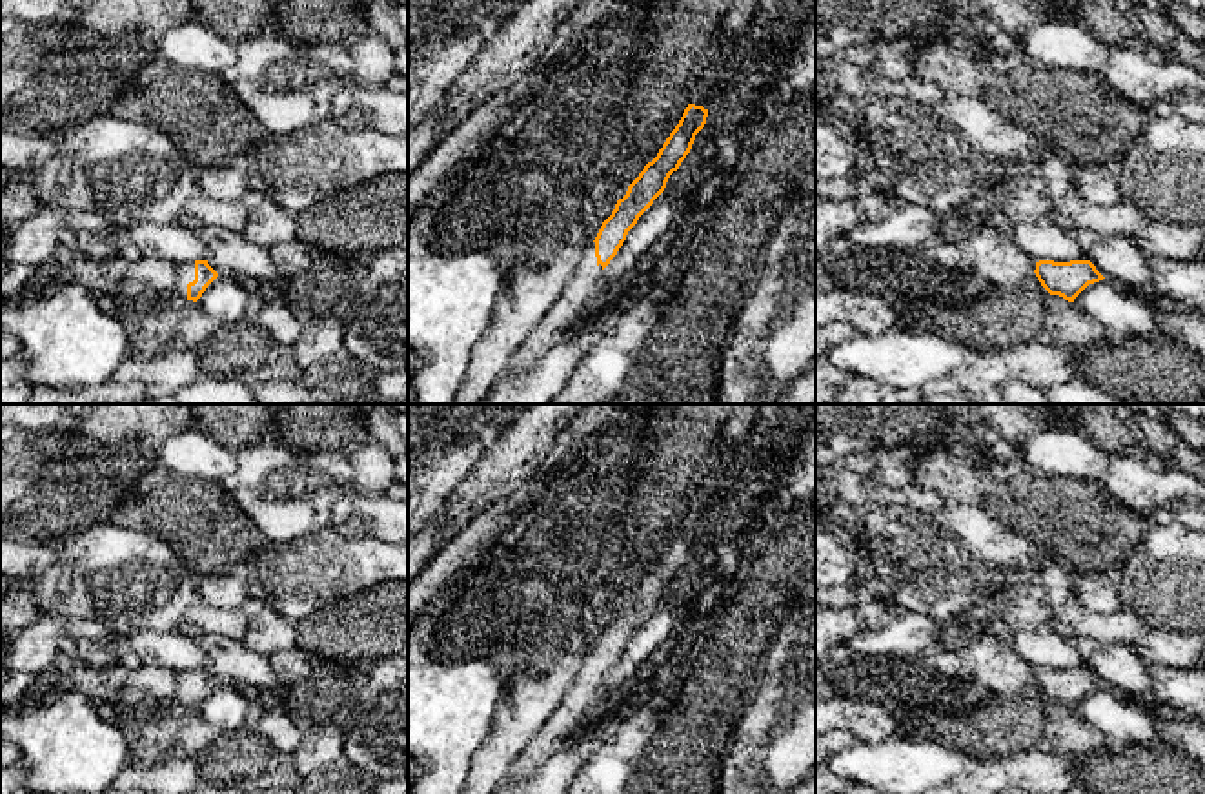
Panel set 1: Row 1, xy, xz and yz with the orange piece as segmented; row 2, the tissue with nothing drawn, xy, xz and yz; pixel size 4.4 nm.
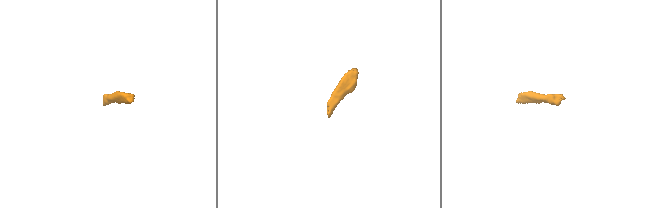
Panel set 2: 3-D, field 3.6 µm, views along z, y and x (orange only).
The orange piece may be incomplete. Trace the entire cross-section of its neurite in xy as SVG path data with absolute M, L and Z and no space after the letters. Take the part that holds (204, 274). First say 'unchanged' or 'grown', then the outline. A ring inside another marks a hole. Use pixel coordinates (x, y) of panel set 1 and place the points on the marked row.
grown; M208 260L180 262L175 266L175 284L180 300L197 302L206 288L218 277Z

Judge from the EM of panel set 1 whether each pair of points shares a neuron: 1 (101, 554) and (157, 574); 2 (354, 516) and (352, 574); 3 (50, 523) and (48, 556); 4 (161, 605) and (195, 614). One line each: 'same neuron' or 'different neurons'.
1: same neuron
2: different neurons
3: different neurons
4: different neurons

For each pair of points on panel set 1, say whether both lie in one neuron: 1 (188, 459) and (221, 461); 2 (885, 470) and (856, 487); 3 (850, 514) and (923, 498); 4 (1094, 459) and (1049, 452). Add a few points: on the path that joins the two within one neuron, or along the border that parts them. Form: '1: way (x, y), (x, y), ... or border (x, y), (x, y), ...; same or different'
1: way (195, 459), (213, 459); same
2: border (845, 463), (858, 474), (891, 487), (907, 483); different
3: way (869, 496), (905, 496); same
4: way (1083, 458), (1073, 452), (1060, 452); same

